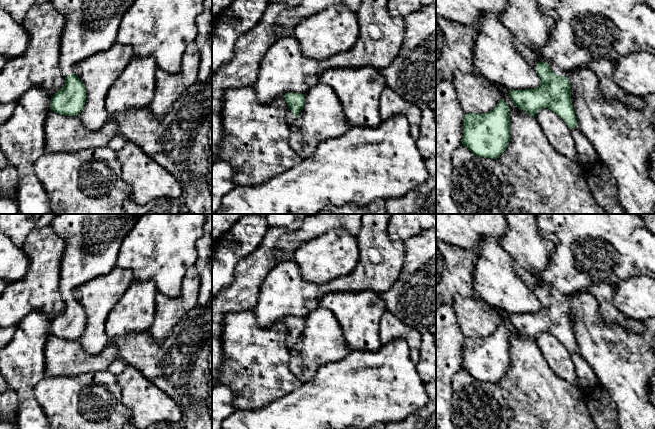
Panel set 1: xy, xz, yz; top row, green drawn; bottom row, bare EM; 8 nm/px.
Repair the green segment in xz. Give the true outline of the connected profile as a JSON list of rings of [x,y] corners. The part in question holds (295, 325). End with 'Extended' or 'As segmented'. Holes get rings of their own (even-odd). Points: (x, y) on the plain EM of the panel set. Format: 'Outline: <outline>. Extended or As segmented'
Outline: [[[286,317],[284,322],[289,332],[287,335],[287,344],[290,348],[298,341],[299,337],[303,333],[305,322],[304,318],[300,317]]]. Extended

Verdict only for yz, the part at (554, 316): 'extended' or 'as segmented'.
extended

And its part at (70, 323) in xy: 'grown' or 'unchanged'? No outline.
grown

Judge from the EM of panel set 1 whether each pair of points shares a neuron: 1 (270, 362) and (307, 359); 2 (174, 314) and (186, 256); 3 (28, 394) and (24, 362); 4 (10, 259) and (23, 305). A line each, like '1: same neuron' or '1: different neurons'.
1: different neurons
2: different neurons
3: same neuron
4: different neurons

